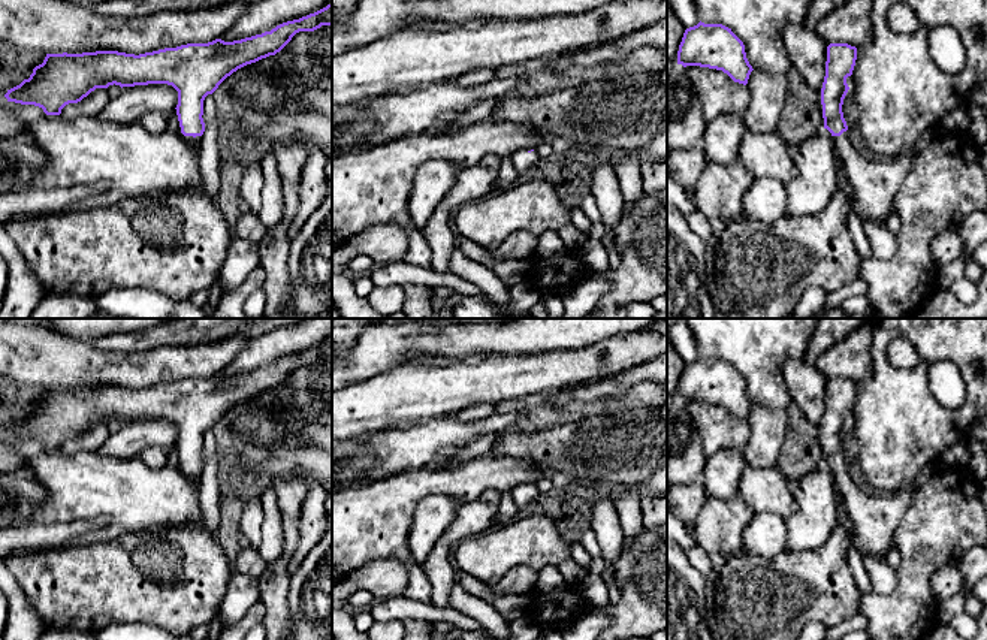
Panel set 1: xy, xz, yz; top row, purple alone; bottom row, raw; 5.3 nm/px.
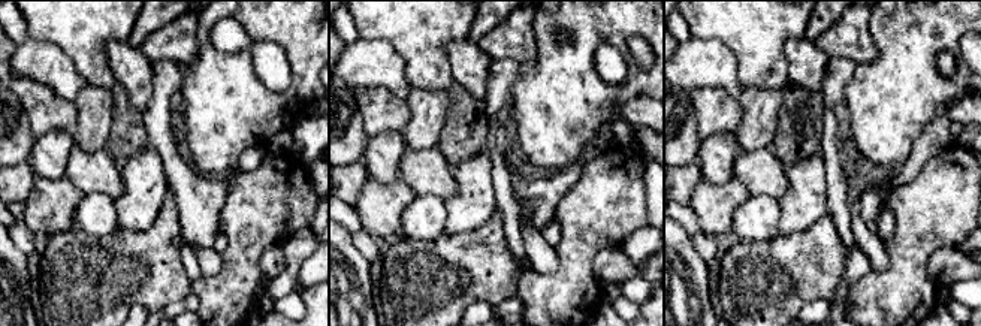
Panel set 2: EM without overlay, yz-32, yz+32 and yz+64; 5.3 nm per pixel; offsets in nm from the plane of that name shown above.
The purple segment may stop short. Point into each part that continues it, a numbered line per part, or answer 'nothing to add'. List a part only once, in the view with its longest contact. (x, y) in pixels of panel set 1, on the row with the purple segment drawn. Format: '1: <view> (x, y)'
1: yz (874, 184)

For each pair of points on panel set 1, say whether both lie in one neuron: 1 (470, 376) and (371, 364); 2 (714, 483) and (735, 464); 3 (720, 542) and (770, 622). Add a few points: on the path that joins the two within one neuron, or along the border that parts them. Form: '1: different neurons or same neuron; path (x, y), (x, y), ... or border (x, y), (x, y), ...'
1: different neurons; border (406, 362), (362, 380)
2: same neuron; path (718, 479), (730, 467)
3: different neurons; border (742, 549), (727, 557)

